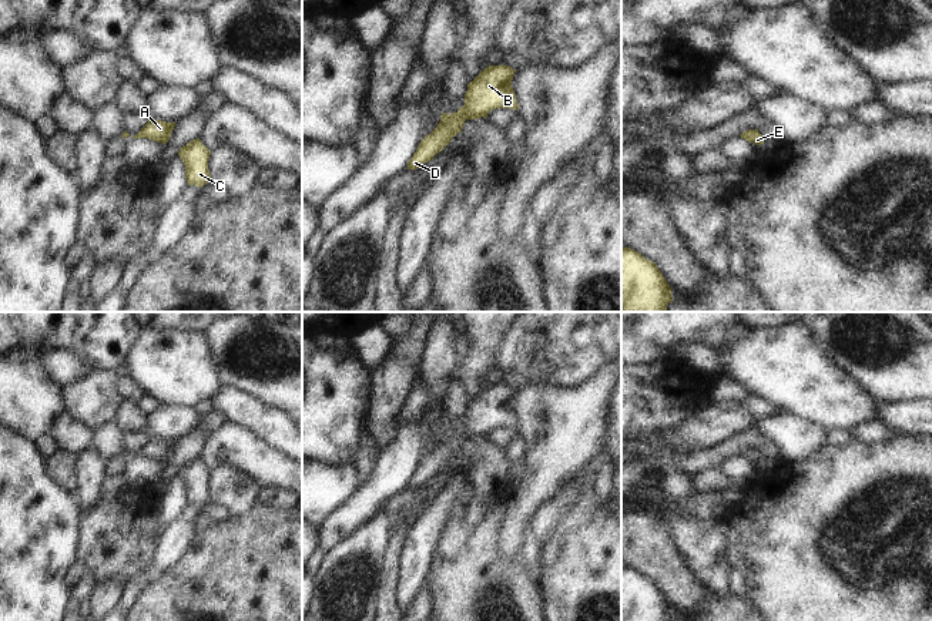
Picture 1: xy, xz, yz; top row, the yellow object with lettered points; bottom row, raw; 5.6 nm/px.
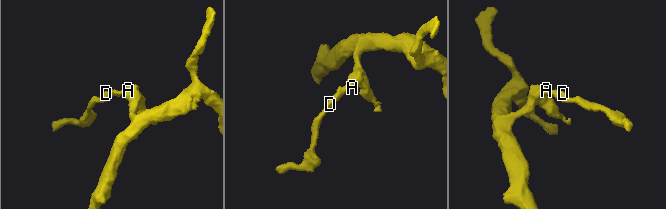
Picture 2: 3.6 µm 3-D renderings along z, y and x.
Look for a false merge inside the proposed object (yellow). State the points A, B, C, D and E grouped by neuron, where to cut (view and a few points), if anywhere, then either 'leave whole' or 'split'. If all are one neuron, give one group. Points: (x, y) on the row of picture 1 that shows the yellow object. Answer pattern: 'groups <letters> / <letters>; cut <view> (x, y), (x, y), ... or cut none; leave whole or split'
groups A B C D E; cut none; leave whole

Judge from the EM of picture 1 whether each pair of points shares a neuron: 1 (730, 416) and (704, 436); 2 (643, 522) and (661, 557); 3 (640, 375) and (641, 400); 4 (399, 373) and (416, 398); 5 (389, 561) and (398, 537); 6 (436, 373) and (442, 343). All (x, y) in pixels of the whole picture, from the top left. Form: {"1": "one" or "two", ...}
{"1": "one", "2": "one", "3": "one", "4": "two", "5": "one", "6": "one"}

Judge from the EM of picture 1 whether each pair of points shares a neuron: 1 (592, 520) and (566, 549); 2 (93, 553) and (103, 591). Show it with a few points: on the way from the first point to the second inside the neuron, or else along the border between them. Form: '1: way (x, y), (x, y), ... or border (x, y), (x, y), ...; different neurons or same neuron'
1: way (586, 527), (573, 541); same neuron
2: border (124, 583), (110, 578), (97, 584); different neurons

